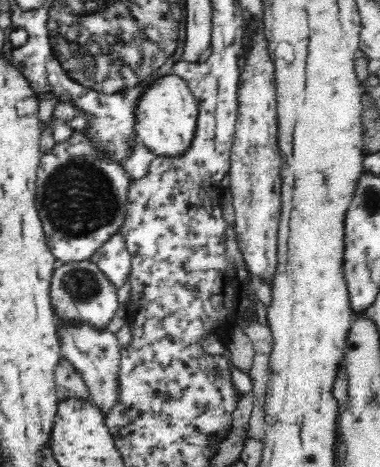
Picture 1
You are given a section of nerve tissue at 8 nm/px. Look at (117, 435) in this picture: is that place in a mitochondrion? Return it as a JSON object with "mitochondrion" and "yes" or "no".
{"mitochondrion":"no"}

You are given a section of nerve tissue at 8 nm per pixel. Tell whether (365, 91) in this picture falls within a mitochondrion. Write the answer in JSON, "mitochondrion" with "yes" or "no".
{"mitochondrion":"no"}

